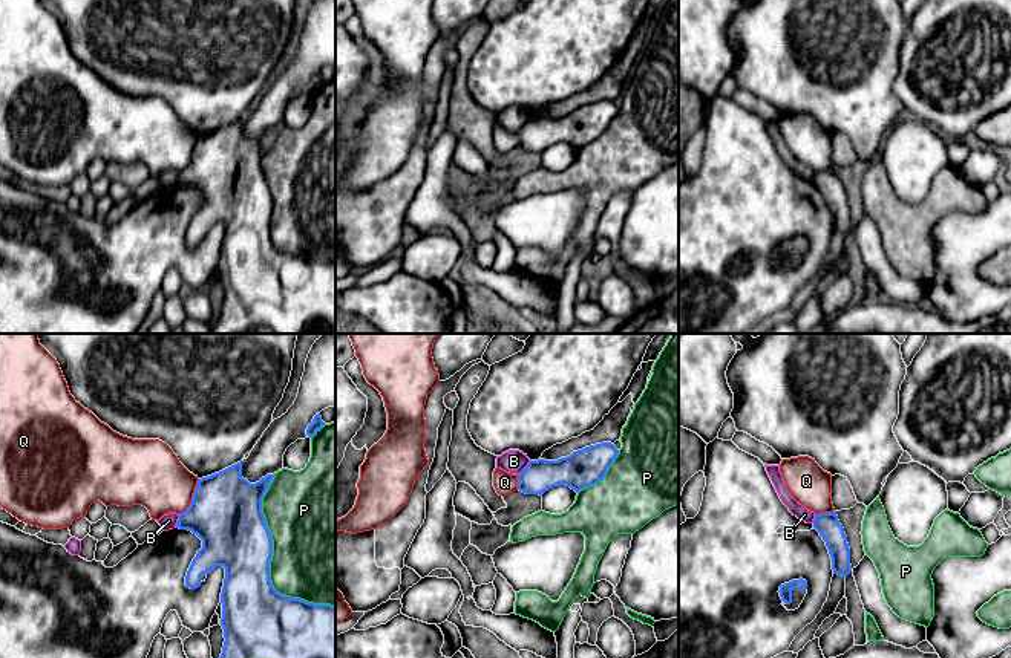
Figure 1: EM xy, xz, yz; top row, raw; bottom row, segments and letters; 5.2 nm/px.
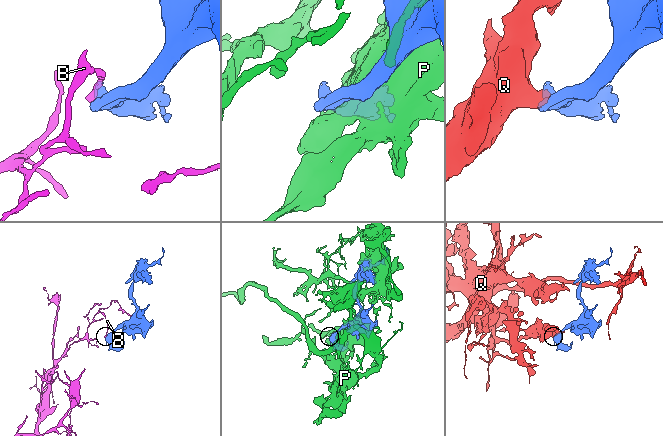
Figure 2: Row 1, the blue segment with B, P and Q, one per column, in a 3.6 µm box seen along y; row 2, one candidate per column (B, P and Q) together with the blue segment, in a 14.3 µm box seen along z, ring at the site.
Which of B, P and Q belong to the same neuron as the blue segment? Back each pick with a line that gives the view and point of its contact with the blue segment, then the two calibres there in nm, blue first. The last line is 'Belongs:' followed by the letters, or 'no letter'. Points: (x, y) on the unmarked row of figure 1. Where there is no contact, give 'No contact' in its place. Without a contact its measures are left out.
Belongs: no letter

